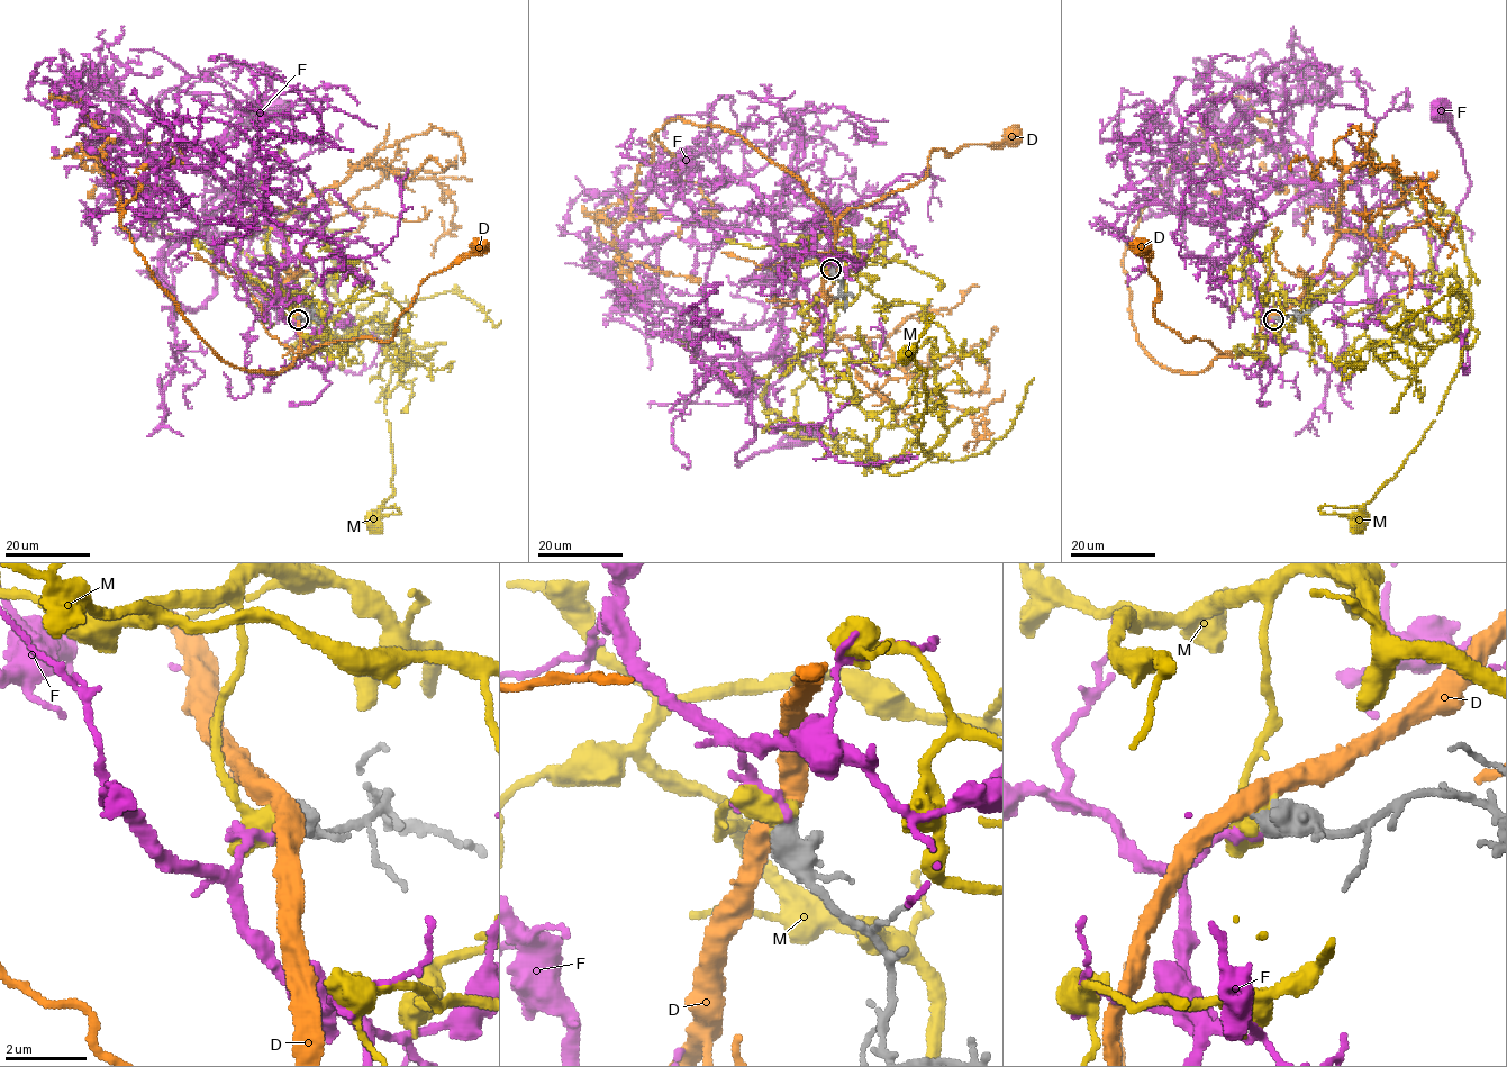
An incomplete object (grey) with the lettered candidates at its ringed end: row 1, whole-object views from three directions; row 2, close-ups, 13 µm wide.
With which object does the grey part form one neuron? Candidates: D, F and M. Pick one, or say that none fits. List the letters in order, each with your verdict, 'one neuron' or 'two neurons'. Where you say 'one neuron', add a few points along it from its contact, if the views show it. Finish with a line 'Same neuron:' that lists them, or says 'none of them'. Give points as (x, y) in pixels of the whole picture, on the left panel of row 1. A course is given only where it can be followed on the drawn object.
D: two neurons
F: one neuron | via (298, 319), (263, 201), (245, 186), (209, 222), (218, 273), (203, 204), (216, 150), (274, 106)
M: two neurons
Same neuron: F

